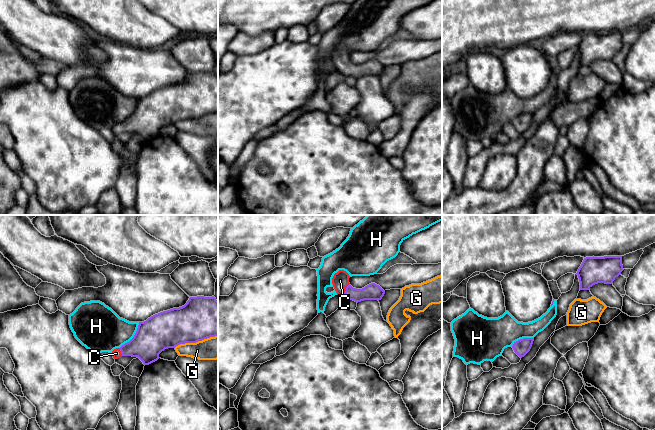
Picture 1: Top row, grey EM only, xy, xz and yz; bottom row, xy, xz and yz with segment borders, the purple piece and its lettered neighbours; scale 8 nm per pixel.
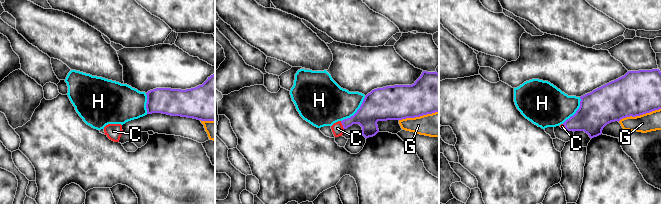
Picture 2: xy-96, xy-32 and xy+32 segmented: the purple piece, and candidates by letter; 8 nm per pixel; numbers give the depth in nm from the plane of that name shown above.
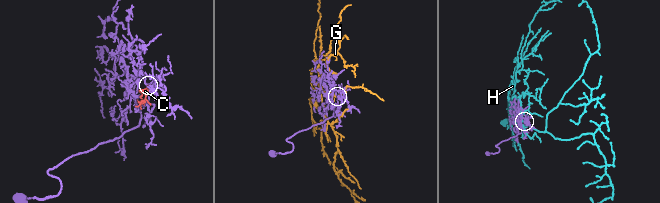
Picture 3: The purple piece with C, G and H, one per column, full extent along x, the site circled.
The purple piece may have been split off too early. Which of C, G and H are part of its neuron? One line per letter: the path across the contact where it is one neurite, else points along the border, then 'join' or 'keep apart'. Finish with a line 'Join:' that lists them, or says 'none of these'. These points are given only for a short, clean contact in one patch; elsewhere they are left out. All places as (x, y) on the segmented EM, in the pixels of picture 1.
C: runs through xz (372, 291), (346, 290), (341, 285), (340, 280); join
G: keep apart
H: keep apart
Join: C

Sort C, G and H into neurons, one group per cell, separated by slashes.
C / G / H

